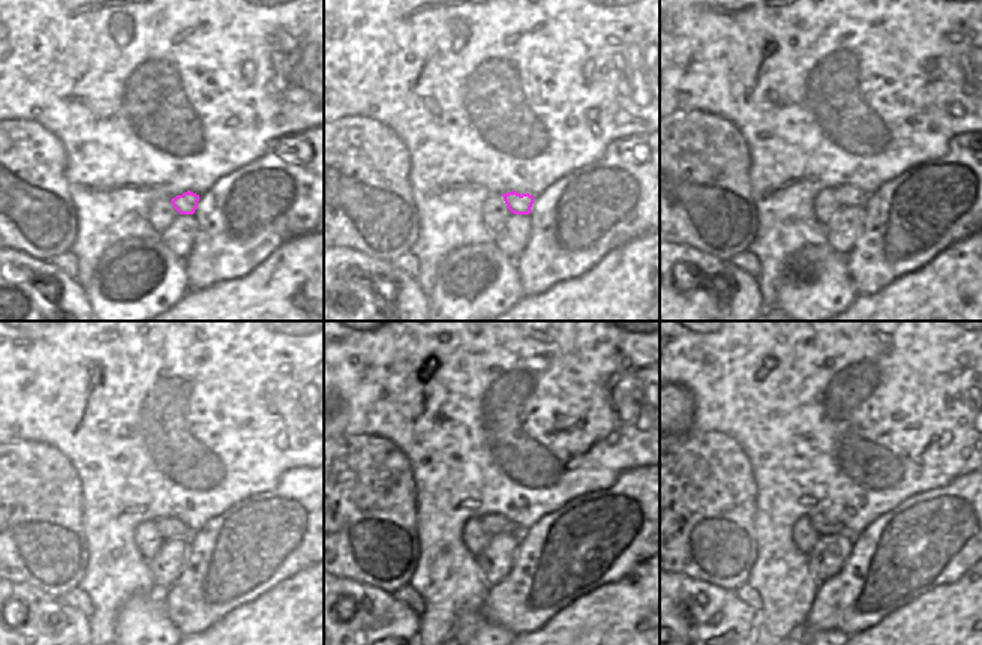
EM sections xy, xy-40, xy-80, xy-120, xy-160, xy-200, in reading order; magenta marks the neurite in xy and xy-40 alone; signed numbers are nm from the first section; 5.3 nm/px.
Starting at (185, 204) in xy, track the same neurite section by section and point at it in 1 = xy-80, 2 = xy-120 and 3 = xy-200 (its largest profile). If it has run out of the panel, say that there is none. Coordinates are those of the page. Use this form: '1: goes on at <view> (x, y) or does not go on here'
1: goes on at xy-80 (846, 195)
2: goes on at xy-120 (170, 528)
3: goes on at xy-200 (823, 527)

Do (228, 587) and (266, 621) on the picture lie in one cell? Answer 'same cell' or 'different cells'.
different cells

